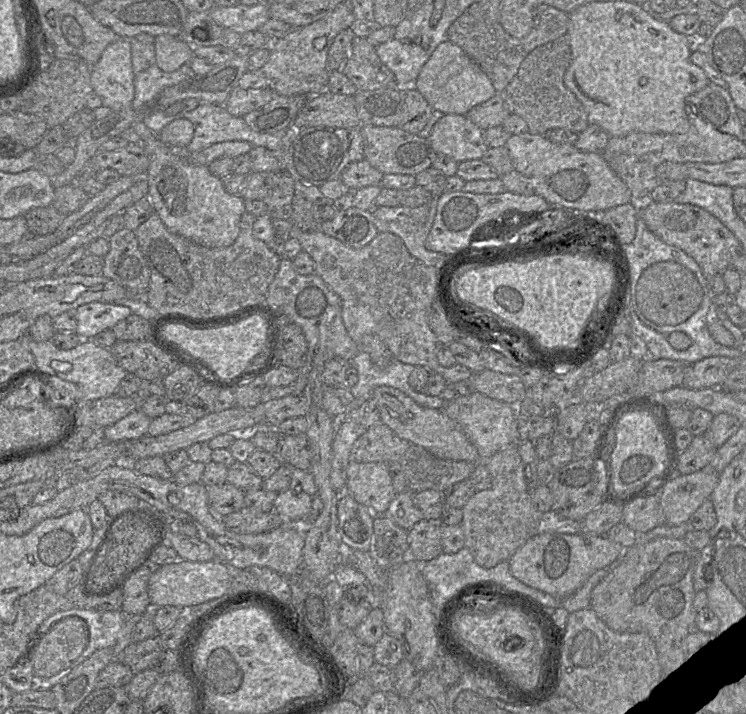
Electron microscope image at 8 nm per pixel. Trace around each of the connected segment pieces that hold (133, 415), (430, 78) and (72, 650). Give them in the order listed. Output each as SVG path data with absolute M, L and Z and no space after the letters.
M137 408L126 417L104 428L105 441L129 441L145 436L148 434L151 420Z
M440 43L417 78L417 90L434 110L444 114L466 115L474 106L488 101L497 93L482 69L457 45Z
M78 617L61 619L31 654L35 675L50 678L77 661L89 644L87 624Z

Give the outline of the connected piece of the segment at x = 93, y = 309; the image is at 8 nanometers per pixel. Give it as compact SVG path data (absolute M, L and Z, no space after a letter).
M90 302L76 308L77 328L81 339L91 339L104 330L111 330L120 320L132 314L128 307L113 303Z

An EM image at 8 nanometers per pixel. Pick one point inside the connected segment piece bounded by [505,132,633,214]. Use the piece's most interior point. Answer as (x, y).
(564, 176)

